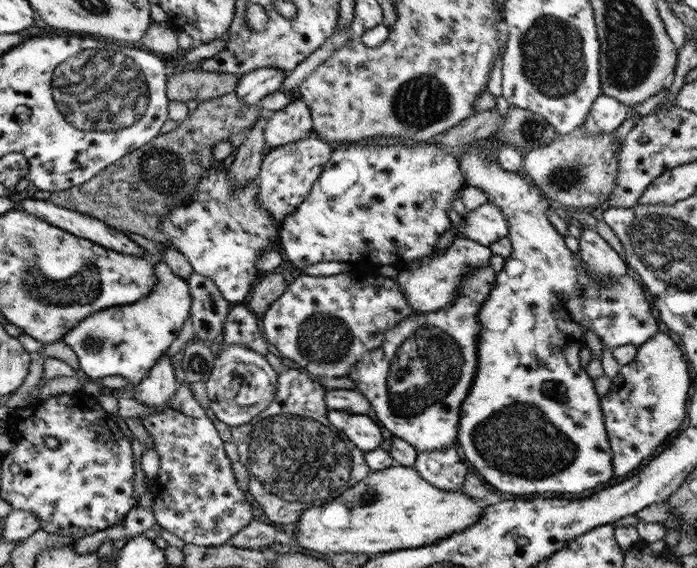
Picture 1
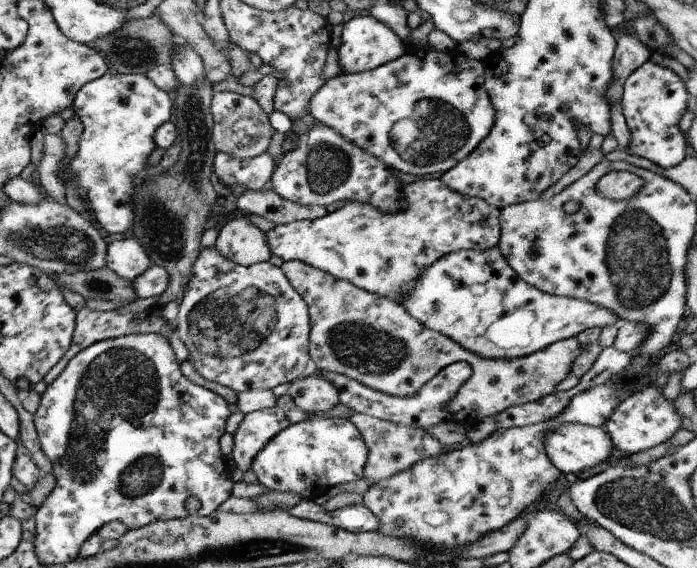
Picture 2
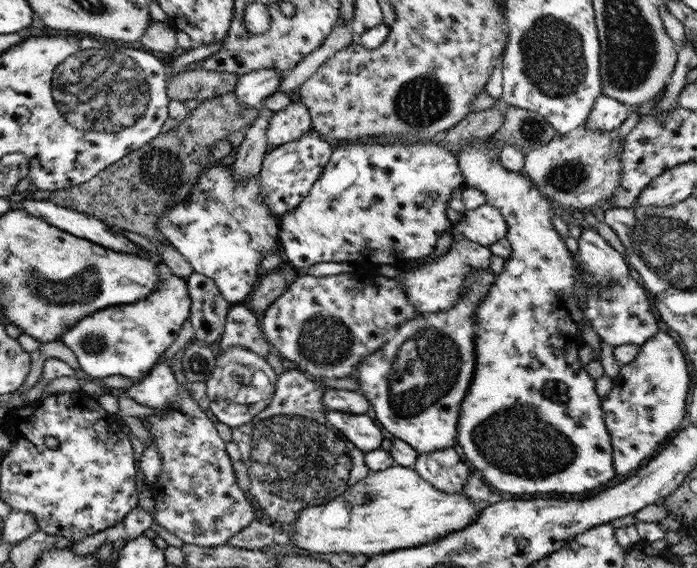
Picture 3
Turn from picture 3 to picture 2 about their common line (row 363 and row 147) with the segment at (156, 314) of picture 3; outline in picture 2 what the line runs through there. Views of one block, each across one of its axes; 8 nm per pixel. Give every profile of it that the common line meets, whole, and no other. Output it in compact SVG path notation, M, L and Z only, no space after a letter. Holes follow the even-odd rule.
M110 69L81 86L70 107L82 122L83 132L77 154L66 166L66 176L75 176L88 212L107 234L129 234L133 226L133 182L143 176L147 158L155 149L155 129L172 114L170 95L151 84L144 74L119 74Z

